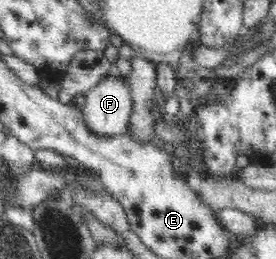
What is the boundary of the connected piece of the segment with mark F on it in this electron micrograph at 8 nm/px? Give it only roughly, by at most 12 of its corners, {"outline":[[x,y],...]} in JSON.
{"outline":[[106,75],[81,113],[96,135],[128,132],[127,79]]}

